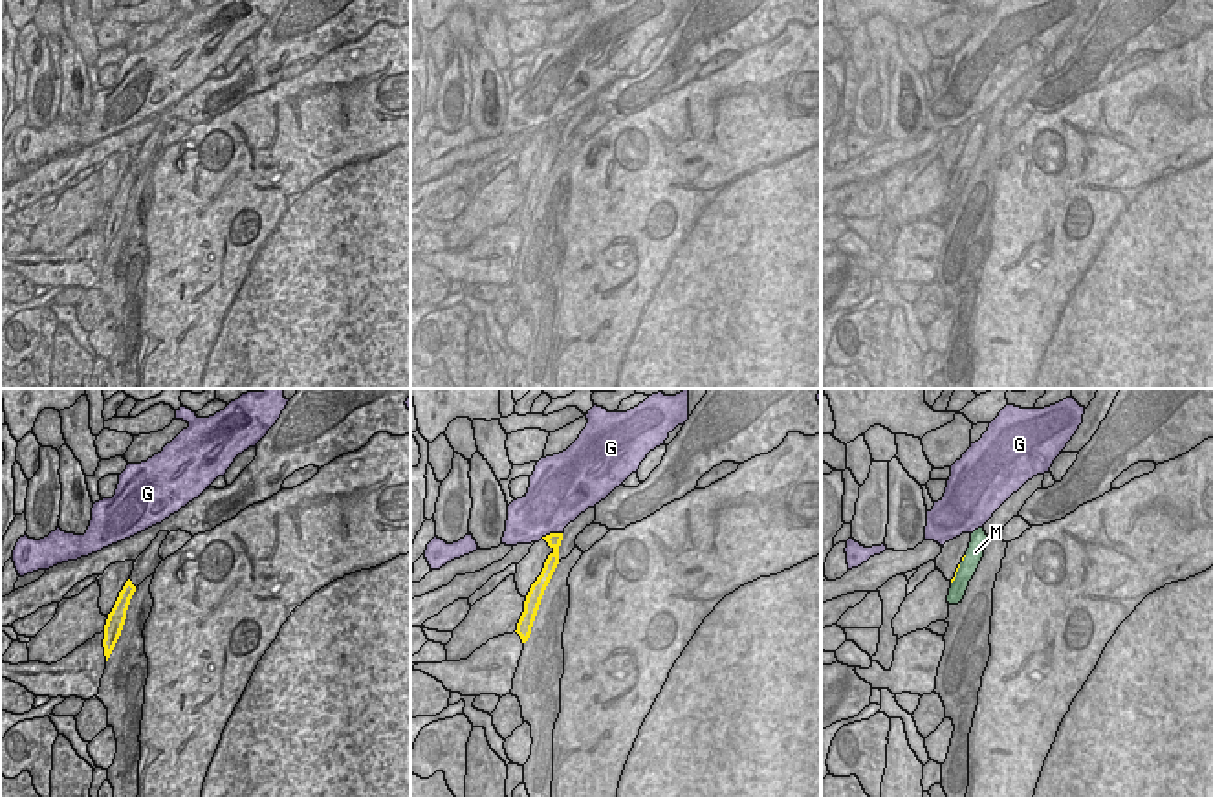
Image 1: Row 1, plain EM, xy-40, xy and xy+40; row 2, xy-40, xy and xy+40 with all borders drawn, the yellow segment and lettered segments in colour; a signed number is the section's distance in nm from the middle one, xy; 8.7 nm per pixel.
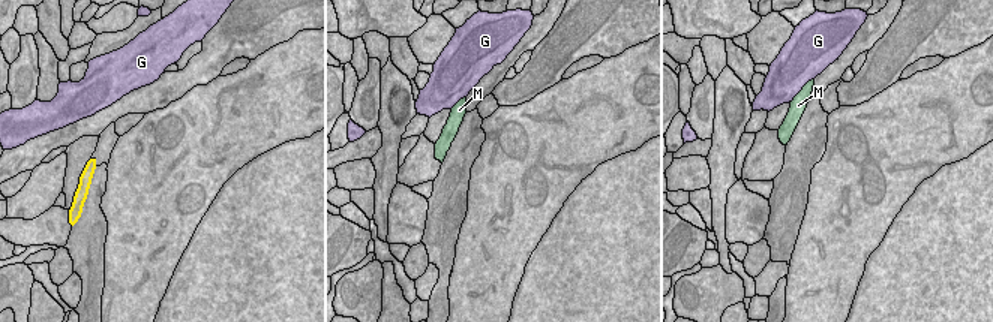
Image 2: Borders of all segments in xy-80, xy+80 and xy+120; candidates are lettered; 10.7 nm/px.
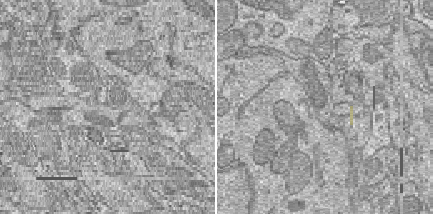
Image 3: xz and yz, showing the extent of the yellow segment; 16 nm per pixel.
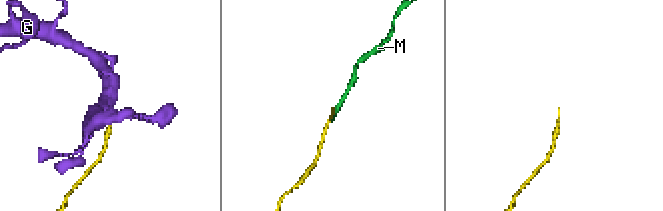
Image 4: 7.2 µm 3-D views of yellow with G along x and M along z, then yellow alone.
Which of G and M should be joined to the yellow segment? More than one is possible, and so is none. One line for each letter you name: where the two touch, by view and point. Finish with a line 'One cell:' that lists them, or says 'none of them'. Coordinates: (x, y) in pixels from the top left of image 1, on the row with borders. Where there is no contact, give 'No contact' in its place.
M: Touches yellow at xy+40 (955, 574)
One cell: M.

